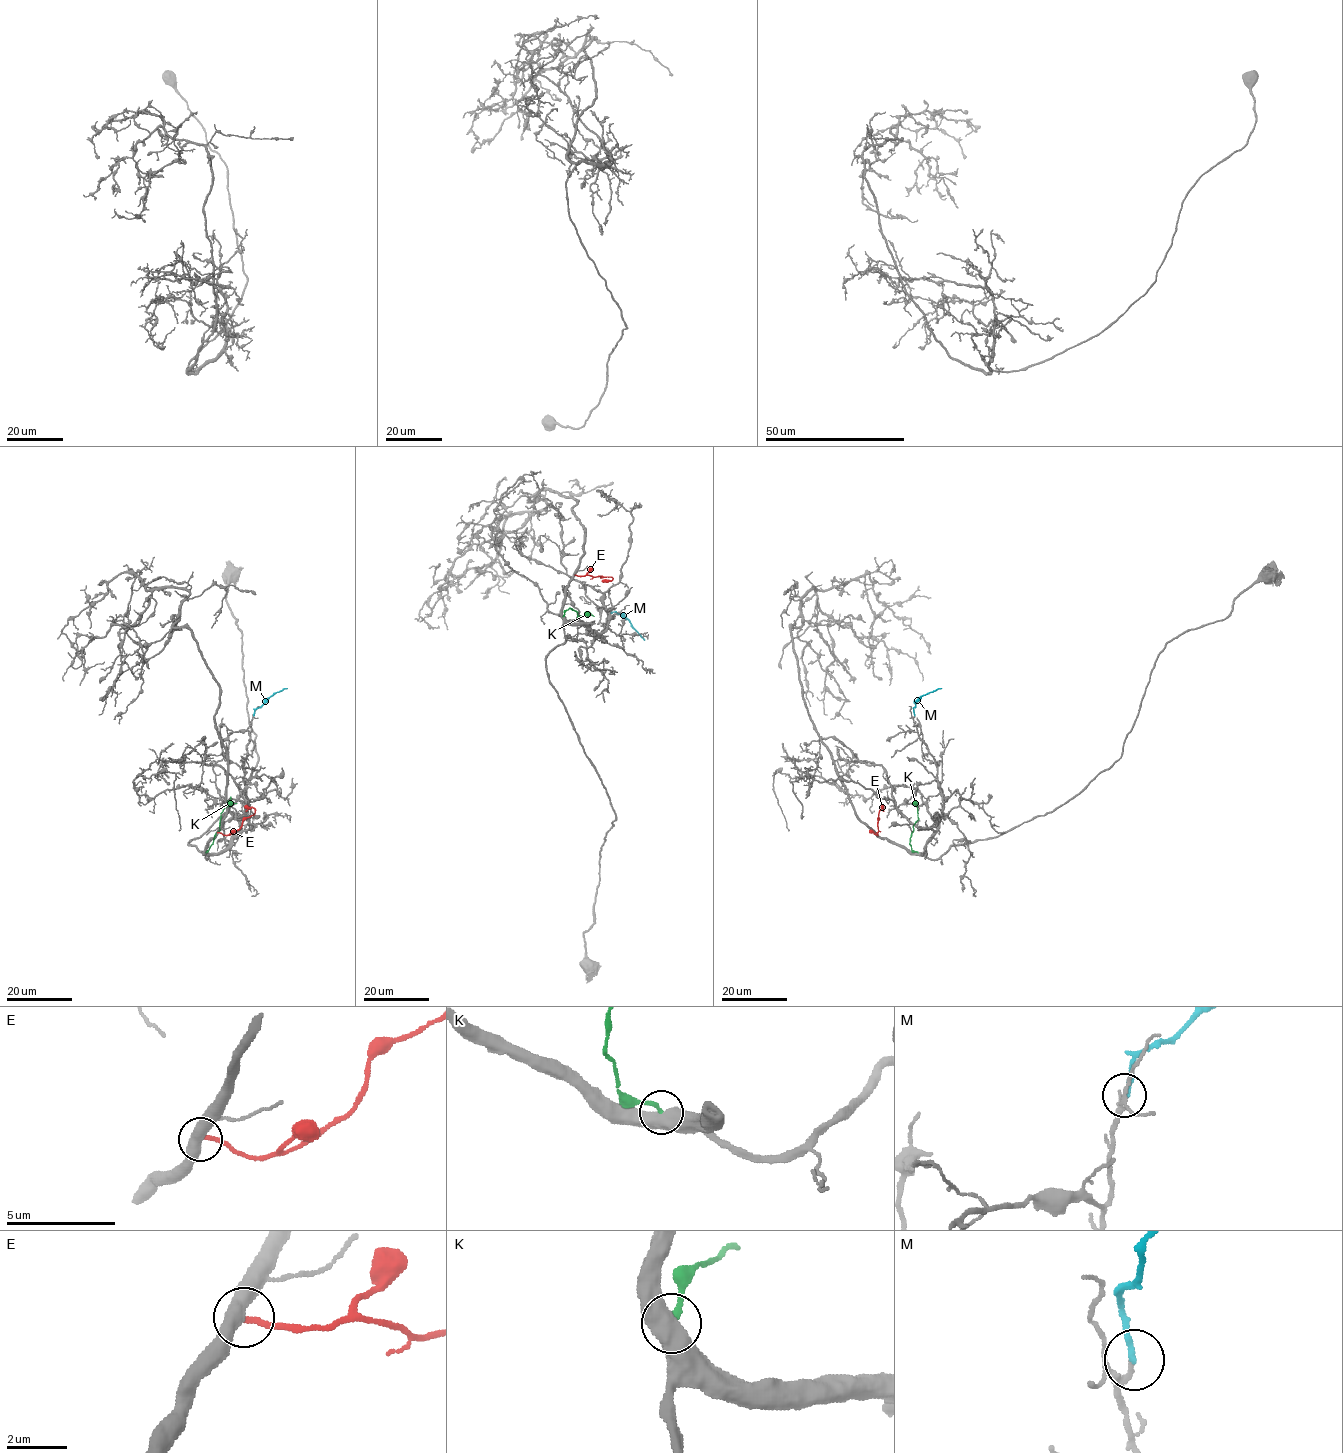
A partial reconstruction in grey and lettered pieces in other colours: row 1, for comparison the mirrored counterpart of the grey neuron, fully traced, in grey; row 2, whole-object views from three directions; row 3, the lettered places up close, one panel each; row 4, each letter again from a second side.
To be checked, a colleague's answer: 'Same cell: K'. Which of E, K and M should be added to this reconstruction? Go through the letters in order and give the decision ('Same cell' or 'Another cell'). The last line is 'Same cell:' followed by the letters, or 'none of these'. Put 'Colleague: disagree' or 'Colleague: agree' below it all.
E: Another cell
K: Another cell
M: Same cell
Same cell: M
Colleague: disagree

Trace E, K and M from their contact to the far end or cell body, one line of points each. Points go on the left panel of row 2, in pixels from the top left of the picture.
E: (217, 832), (235, 832), (242, 822), (253, 813), (254, 809), (244, 805)
K: (205, 852), (219, 830), (222, 810), (228, 806), (231, 796)
M: (253, 715), (275, 692), (287, 688)

